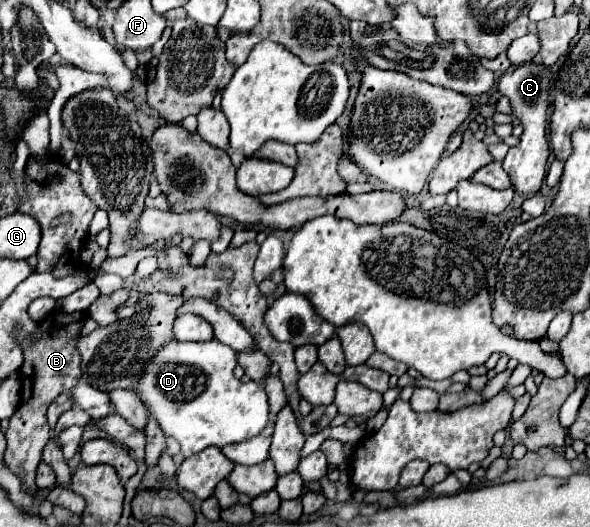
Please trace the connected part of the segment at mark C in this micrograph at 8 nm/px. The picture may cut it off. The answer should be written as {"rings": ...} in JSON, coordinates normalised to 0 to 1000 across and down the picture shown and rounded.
{"rings":[[[895,118],[888,125],[868,125],[854,144],[847,144],[841,167],[851,182],[858,182],[868,197],[868,220],[881,224],[888,243],[881,273],[864,281],[854,300],[854,323],[868,342],[871,364],[895,372],[908,368],[919,357],[925,334],[925,304],[929,304],[929,269],[925,269],[925,209],[932,201],[932,171],[939,163],[939,140],[919,125],[915,118]]]}

